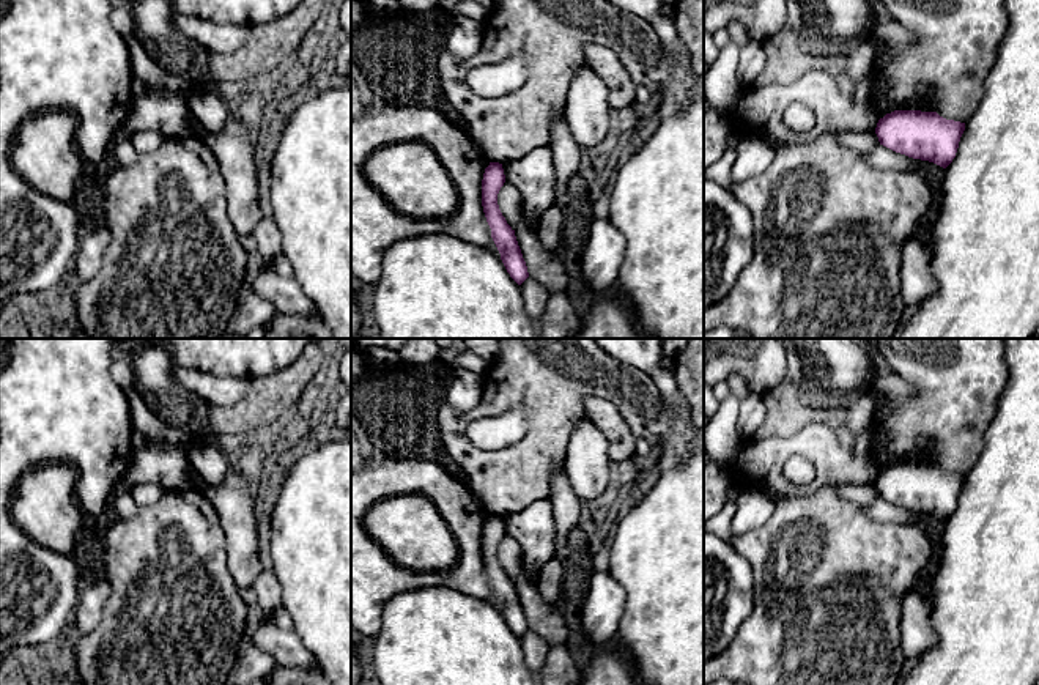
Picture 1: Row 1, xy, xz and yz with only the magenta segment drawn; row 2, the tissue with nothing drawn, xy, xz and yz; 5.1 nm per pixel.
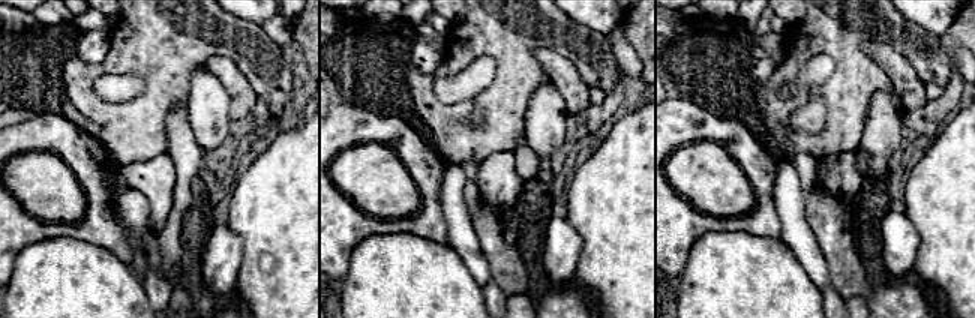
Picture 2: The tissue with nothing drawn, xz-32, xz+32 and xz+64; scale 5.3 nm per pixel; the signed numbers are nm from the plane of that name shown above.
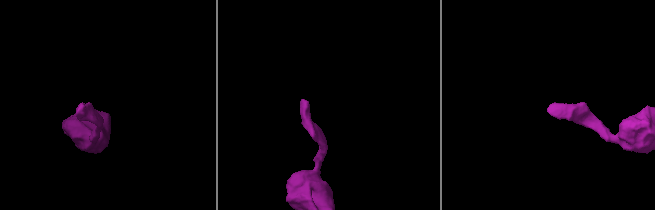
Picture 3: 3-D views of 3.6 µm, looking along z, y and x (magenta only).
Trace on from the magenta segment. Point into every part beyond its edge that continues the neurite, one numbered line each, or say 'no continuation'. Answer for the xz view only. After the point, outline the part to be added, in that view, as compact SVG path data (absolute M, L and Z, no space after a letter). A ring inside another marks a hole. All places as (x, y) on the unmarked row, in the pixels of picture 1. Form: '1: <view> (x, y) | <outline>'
no continuation

